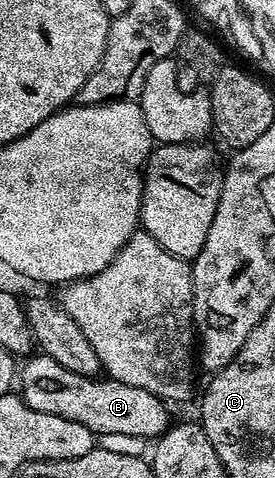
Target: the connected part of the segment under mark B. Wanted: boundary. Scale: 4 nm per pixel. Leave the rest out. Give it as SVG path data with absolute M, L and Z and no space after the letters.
M41 353L31 354L23 363L26 364L20 367L21 399L40 413L80 421L95 437L122 434L133 441L154 441L172 425L167 400L148 393L148 389L136 389L136 385L124 385L109 377L81 376Z

